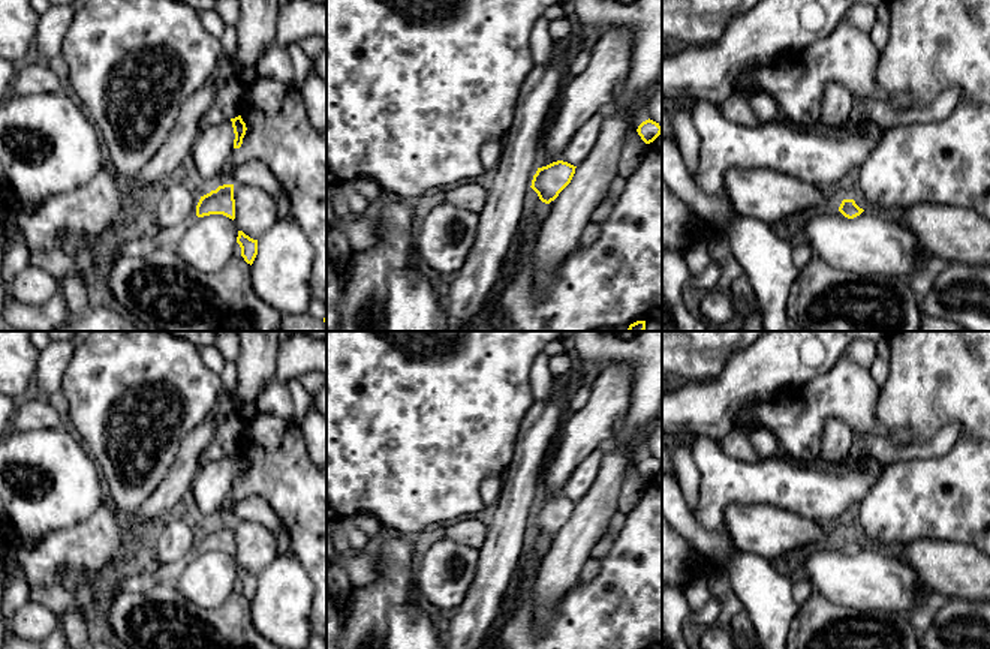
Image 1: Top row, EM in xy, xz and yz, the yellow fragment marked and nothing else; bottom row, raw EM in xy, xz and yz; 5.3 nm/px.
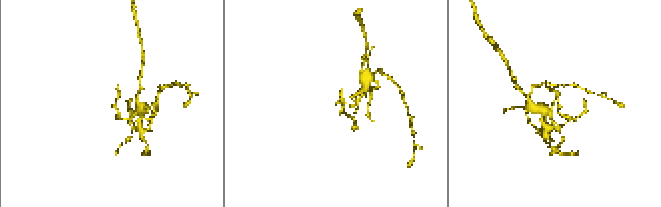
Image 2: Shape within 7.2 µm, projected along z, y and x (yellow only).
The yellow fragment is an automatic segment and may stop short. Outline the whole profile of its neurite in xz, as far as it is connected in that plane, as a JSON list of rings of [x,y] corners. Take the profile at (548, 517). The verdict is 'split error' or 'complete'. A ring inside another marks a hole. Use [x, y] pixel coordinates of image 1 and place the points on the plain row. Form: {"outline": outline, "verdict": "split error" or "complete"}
{"outline": [[[563,496],[538,504],[530,523],[542,538],[550,540],[571,519],[575,504],[577,502]]], "verdict": "complete"}

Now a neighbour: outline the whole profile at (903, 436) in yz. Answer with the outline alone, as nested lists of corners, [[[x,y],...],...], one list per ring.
[[[882,429],[882,432],[894,444],[914,444],[914,435],[909,429]]]

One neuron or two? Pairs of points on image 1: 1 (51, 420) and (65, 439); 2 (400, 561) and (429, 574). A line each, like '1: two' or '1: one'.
1: two
2: two

